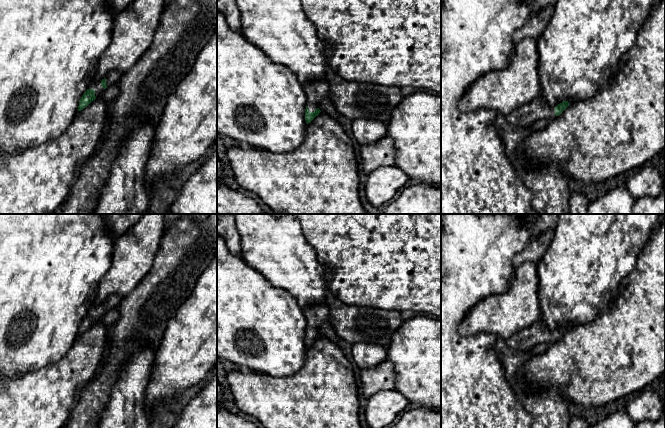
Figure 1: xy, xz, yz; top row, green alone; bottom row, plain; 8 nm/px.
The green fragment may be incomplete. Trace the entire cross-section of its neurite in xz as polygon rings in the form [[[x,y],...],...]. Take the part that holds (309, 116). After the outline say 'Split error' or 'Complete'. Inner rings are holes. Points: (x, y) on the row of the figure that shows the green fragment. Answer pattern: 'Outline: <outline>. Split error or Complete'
Outline: [[[325,80],[310,81],[301,85],[307,98],[305,121],[308,124],[321,112],[318,103],[329,96],[329,88]]]. Split error

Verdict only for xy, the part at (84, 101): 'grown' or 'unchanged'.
grown

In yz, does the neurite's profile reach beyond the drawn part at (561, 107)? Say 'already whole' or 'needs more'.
needs more

